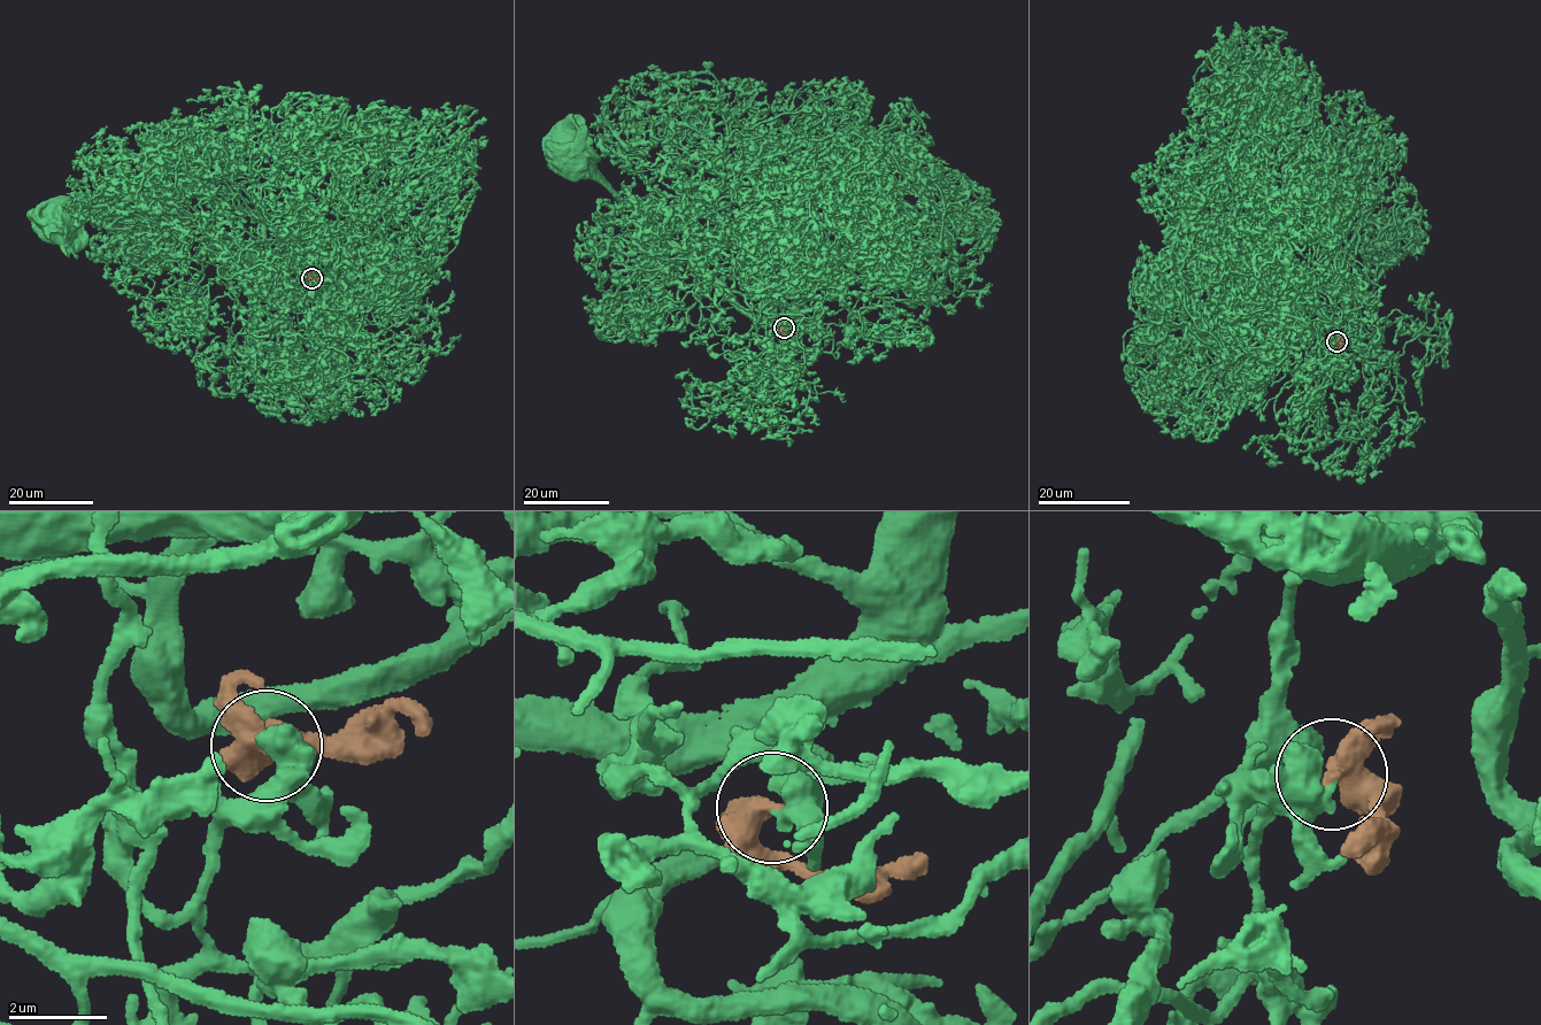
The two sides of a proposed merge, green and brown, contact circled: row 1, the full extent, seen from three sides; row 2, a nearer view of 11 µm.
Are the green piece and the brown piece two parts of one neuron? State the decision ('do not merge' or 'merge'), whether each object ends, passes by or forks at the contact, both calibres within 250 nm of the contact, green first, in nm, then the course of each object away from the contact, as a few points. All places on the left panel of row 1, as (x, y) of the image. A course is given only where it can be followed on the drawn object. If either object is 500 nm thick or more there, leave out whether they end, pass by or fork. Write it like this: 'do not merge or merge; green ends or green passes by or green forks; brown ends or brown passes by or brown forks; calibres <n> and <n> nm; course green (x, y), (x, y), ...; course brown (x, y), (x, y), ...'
merge; green ends; brown passes by; calibres 320 and 420 nm; course green (311, 278), (303, 286), (298, 277), (300, 244), (309, 251), (302, 256), (260, 252), (145, 195), (56, 223); course brown (310, 278), (325, 277)

